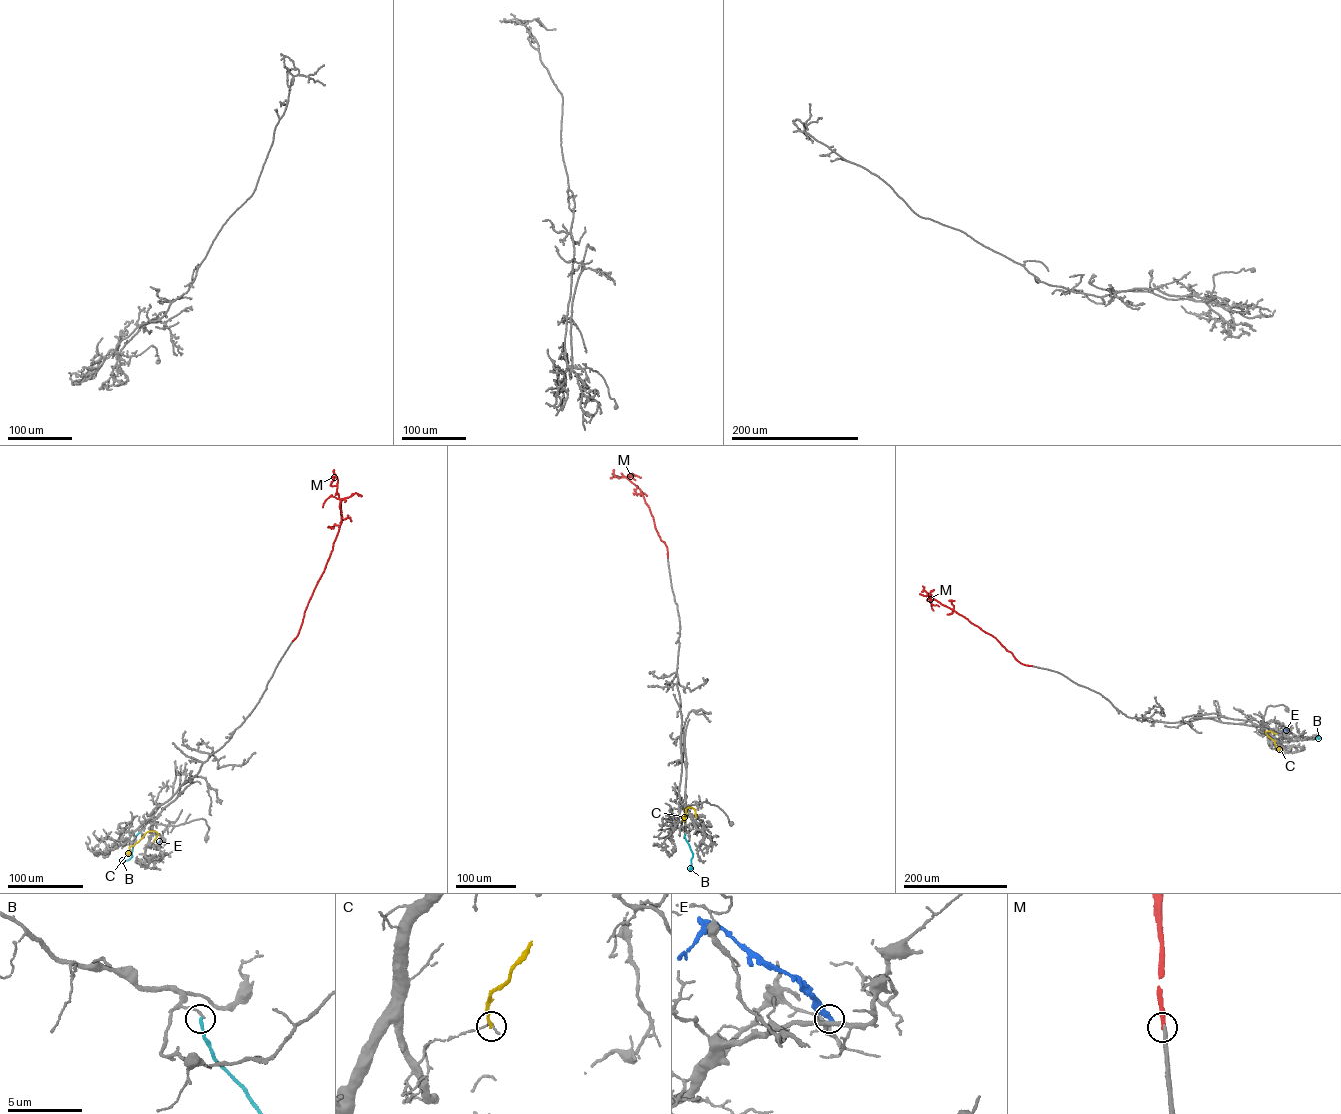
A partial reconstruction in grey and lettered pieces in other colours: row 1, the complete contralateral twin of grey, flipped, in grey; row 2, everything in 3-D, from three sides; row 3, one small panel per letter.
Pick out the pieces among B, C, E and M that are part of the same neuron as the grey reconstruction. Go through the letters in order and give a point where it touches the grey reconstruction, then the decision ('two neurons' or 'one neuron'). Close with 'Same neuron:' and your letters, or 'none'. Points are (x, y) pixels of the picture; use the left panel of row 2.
B: meets grey at (140, 832); two neurons
C: meets grey at (154, 842); two neurons
E: meets grey at (157, 848); two neurons
M: meets grey at (292, 641); one neuron
Same neuron: M

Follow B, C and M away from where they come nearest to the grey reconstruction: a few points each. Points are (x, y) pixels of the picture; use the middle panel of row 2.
B: (685, 834), (693, 854), (690, 870)
C: (696, 817), (695, 810), (688, 807), (685, 817), (682, 817), (684, 821)
M: (667, 559), (666, 546), (660, 539), (640, 488), (624, 476), (610, 477)

